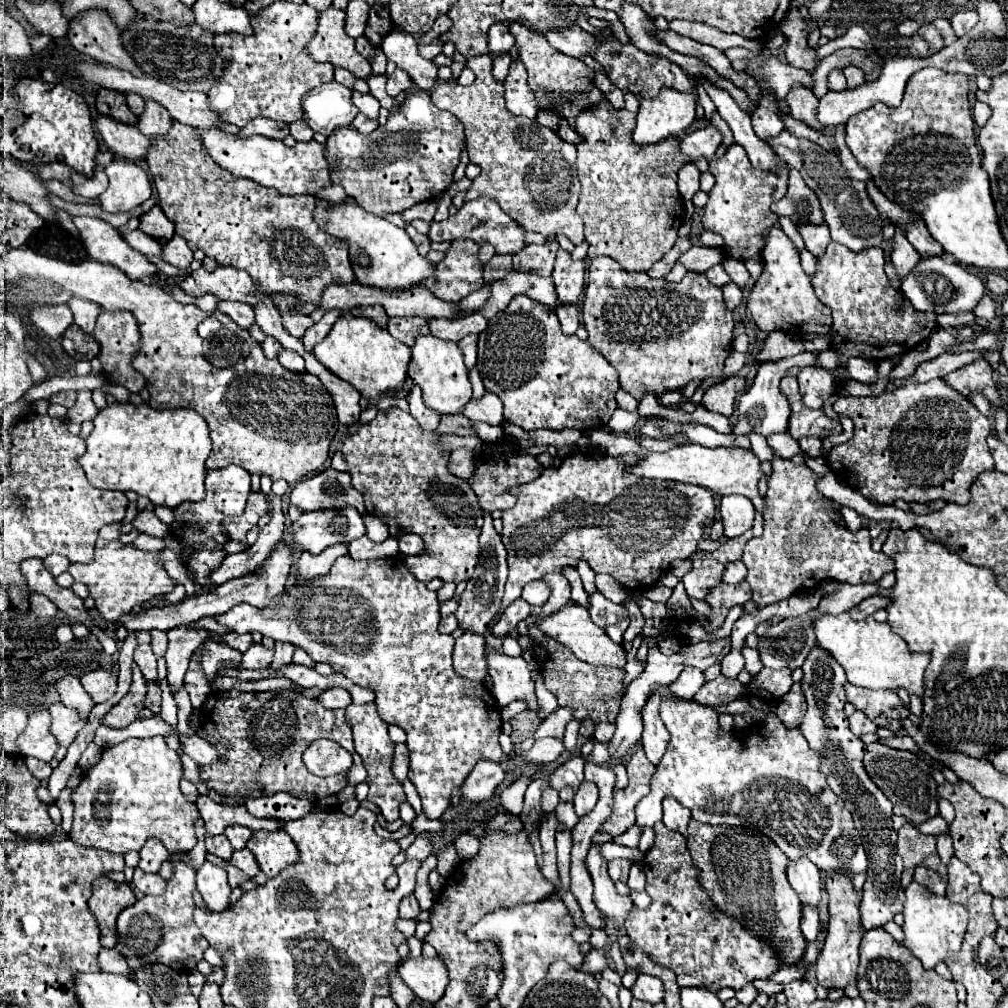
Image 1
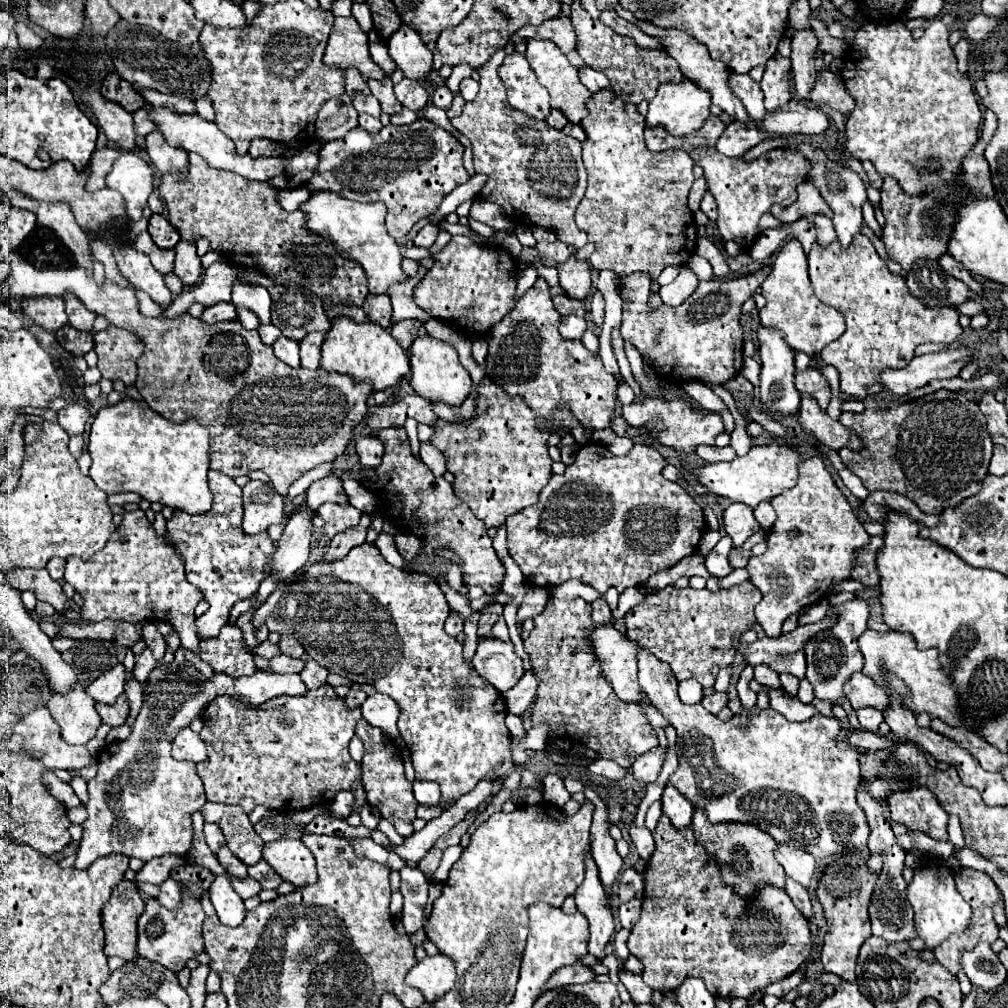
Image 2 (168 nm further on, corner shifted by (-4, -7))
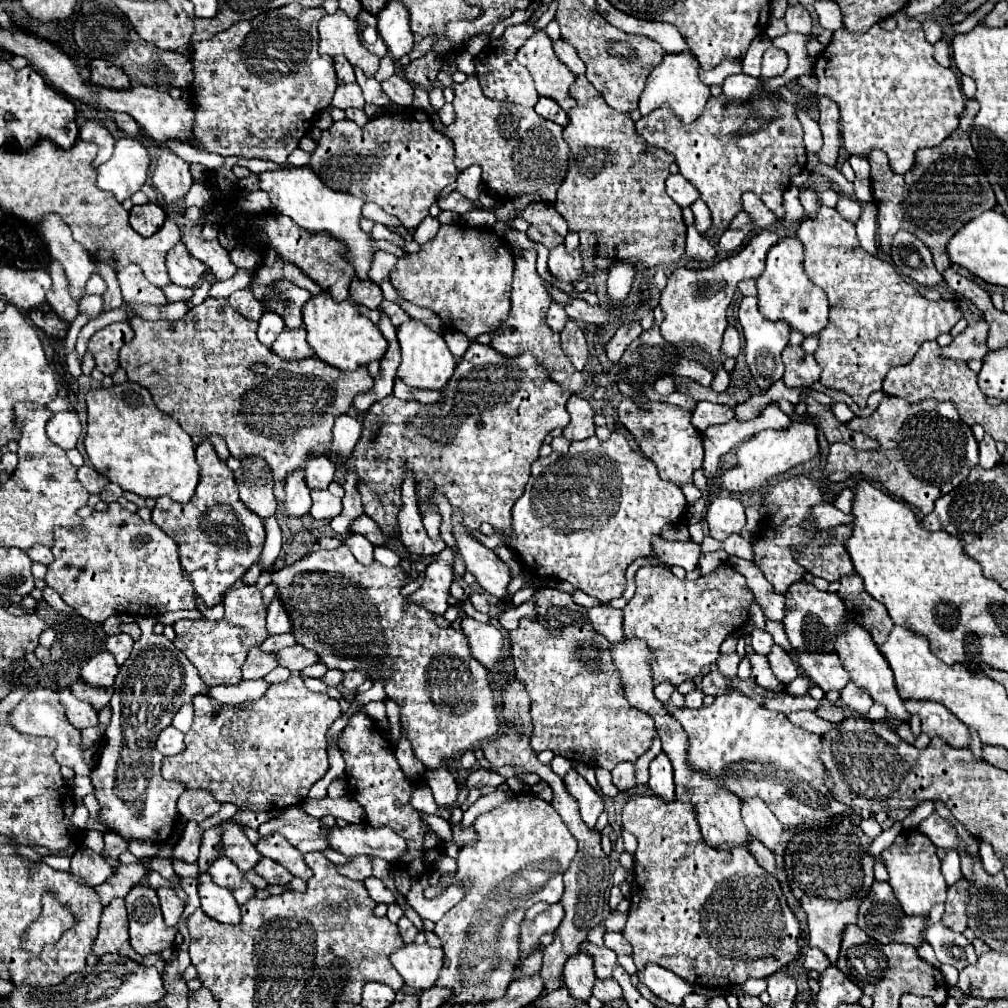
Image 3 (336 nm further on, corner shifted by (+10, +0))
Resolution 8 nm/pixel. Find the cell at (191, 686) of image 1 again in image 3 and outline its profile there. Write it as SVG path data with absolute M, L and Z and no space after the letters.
M111 503L105 511L97 511L87 517L85 533L59 529L51 551L55 561L47 567L47 585L53 587L67 605L75 607L89 621L103 623L107 617L121 613L129 613L133 617L157 617L167 611L197 609L195 589L179 563L177 543L165 537L165 533L161 533L153 521L143 521L137 513L127 511L119 503Z

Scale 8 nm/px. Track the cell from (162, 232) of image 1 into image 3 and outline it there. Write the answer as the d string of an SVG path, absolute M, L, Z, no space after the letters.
M155 203L133 205L129 211L129 223L141 237L151 237L155 231L159 231L165 223L165 217L165 211Z

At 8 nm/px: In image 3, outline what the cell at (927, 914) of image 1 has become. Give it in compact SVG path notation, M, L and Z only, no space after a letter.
M903 831L895 843L881 853L885 867L889 871L889 885L895 891L897 901L901 903L907 915L929 915L931 907L937 903L945 903L947 883L941 875L941 861L935 855L935 845L917 831Z

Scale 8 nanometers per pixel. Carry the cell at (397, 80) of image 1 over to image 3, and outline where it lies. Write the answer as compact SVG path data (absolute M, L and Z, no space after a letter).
M395 73L389 79L385 79L381 85L383 85L383 91L389 95L389 99L395 105L401 105L401 107L411 105L411 101L413 101L413 85L411 85L409 79Z

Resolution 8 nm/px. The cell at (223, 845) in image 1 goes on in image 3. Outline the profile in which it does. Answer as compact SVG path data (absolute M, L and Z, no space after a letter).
M217 857L213 861L213 865L209 867L209 875L213 877L213 881L217 885L229 889L233 893L233 897L237 899L237 903L241 903L241 905L255 895L255 887L243 879L243 873L227 857Z

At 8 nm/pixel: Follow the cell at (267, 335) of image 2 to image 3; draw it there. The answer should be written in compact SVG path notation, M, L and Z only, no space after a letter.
M241 289L241 291L235 291L231 297L229 297L229 303L231 307L241 313L245 319L249 321L259 321L263 311L261 311L261 303L253 297L253 293L249 289Z

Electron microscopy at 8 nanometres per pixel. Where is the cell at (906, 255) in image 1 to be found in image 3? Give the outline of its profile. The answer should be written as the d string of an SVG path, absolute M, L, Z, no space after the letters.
M969 99L965 105L965 113L961 115L957 131L947 137L941 145L933 149L921 149L917 153L917 165L909 169L905 175L895 175L889 169L887 157L881 151L869 153L869 165L871 165L871 189L873 189L873 201L879 209L879 249L883 255L891 253L891 239L897 231L913 231L917 239L921 239L933 253L933 261L937 271L941 273L945 267L949 267L949 257L945 253L945 245L949 243L949 237L957 233L959 225L965 221L971 221L977 217L977 213L983 213L985 209L995 207L995 195L993 189L985 177L985 171L981 169L977 155L969 141L969 131L973 125L973 119L979 111L979 105L975 99Z

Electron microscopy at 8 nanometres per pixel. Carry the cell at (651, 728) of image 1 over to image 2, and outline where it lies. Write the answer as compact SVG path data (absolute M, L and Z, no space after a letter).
M655 748L655 750L639 756L639 758L635 760L635 764L631 766L631 772L633 772L635 780L641 782L641 784L651 784L651 782L655 782L657 776L659 776L659 772L661 772L661 764L663 764L663 760L665 760L665 754L667 754L667 750Z

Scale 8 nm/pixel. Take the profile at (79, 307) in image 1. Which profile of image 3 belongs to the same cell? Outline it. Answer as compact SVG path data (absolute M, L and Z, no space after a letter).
M53 261L47 269L47 273L53 279L53 287L49 289L49 297L47 303L51 305L51 309L67 323L71 323L77 317L79 311L79 301L71 297L69 293L69 281L61 269L61 265L57 265L57 261Z

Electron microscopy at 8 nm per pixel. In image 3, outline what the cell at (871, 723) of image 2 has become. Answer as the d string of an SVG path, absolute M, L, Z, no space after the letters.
M849 683L843 691L841 691L841 703L845 709L849 709L849 713L853 715L865 715L869 711L869 707L873 705L869 693L865 693L865 689L857 687L855 683Z

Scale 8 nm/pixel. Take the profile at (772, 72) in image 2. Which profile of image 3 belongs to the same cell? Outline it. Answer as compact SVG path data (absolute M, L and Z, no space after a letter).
M769 47L763 55L763 63L761 63L761 75L759 81L769 81L777 75L783 75L783 71L787 69L787 53L783 49L775 49Z

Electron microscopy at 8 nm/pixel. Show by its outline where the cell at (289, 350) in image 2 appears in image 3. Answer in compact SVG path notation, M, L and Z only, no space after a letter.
M263 313L263 317L259 319L257 337L265 347L271 347L283 329L285 329L285 323L281 321L281 317L277 317L277 313Z

